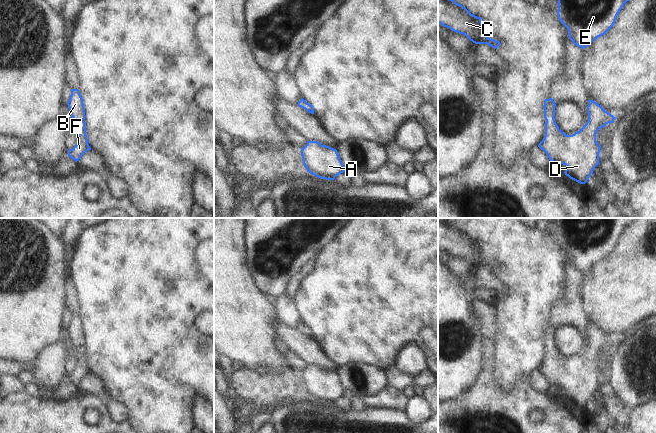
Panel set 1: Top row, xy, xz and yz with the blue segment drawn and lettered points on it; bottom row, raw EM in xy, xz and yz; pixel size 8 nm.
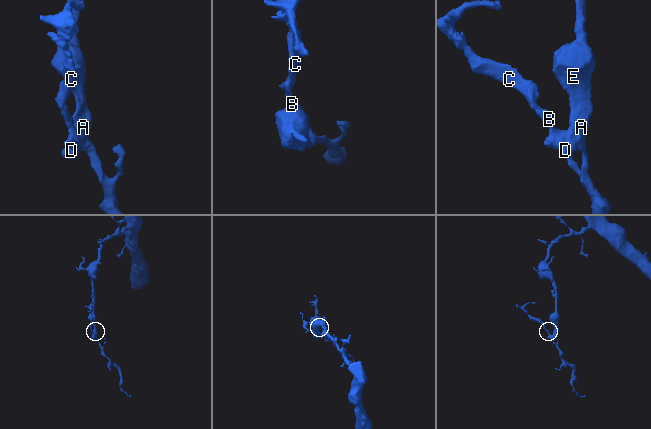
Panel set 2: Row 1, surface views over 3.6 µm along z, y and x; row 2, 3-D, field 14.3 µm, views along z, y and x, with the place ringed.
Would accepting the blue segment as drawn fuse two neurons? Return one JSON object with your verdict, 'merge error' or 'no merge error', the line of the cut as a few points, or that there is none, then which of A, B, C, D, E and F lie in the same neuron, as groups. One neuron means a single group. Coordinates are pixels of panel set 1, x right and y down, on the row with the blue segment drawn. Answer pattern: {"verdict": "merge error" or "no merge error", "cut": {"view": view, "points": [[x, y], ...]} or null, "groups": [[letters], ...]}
{"verdict": "no merge error", "cut": null, "groups": [["A", "B", "C", "D", "E", "F"]]}

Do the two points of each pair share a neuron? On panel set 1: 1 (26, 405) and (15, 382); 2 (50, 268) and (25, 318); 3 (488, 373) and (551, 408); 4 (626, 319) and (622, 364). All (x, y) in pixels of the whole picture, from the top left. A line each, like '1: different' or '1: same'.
1: different
2: same
3: same
4: different

